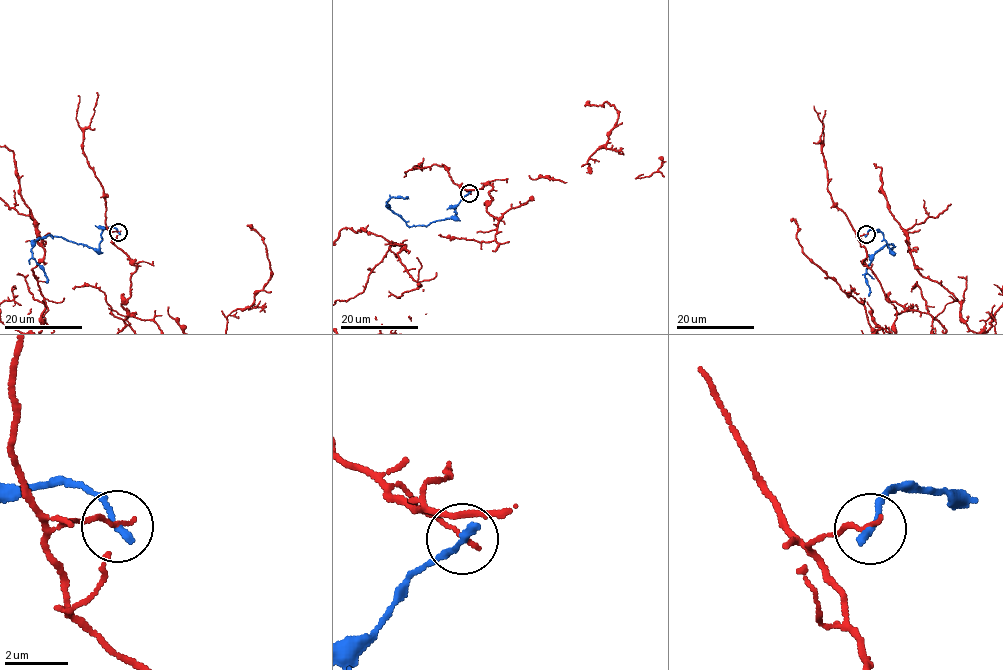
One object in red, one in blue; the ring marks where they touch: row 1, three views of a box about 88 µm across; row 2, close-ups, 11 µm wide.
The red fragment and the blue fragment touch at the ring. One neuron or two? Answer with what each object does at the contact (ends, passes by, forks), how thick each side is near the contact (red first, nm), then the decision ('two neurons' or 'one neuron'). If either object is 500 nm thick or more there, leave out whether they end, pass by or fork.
red ends | blue ends | 130/260 nm | two neurons

